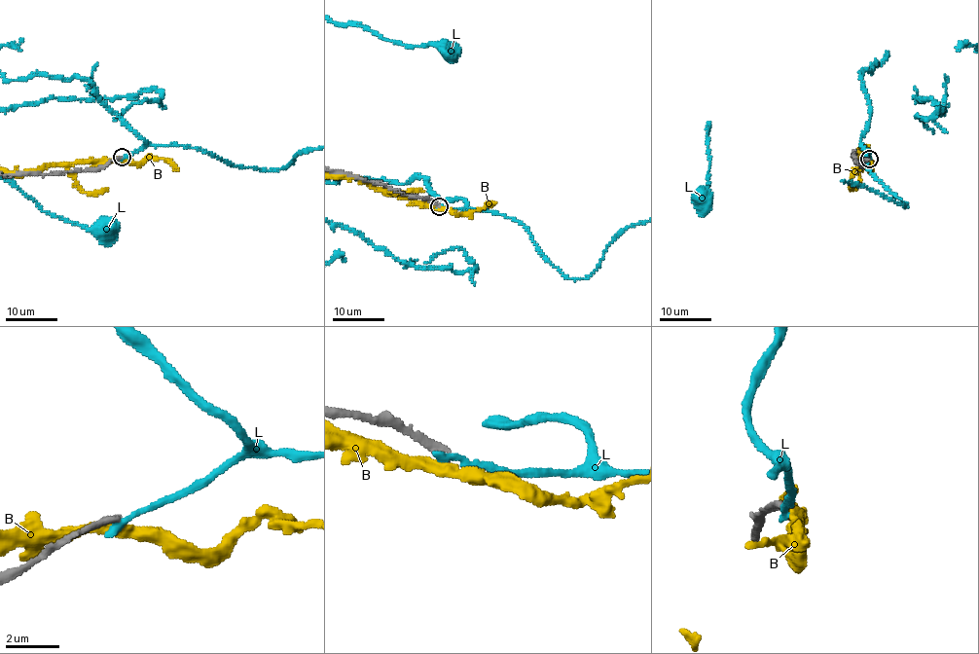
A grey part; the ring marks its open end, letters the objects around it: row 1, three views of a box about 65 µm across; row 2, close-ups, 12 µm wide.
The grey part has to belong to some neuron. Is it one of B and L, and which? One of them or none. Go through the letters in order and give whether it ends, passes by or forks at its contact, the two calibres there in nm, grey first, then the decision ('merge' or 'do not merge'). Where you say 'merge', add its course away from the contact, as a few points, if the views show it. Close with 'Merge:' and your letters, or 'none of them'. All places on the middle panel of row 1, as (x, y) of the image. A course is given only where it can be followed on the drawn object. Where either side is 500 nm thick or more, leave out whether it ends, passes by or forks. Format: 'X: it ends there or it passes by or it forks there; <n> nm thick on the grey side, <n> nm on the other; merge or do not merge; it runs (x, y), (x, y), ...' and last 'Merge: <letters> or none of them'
B: it passes by; 320 nm thick on the grey side, 360 nm on the other; do not merge
L: it ends there; 300 nm thick on the grey side, 300 nm on the other; do not merge
Merge: none of them

